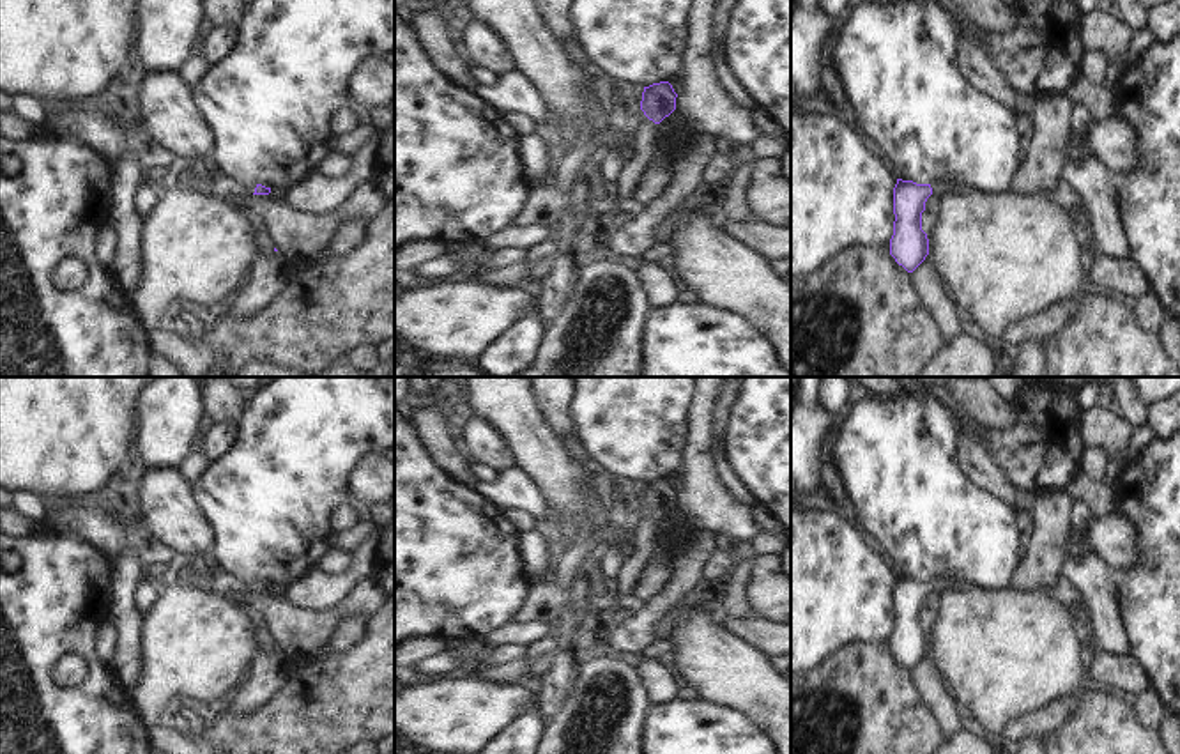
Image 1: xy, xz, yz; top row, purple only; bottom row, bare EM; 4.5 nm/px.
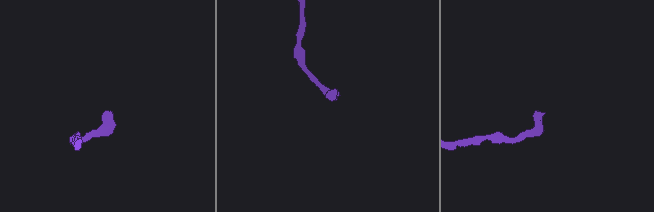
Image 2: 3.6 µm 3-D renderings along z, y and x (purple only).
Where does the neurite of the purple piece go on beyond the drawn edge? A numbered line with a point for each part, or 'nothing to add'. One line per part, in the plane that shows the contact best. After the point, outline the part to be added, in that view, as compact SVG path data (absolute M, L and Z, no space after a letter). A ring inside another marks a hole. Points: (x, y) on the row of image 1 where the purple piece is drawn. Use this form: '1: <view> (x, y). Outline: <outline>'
1: xz (646, 135). Outline: M653 120L640 122L632 142L633 156L624 163L612 189L612 200L619 207L633 207L633 195L640 177L655 159L655 142L658 138L658 124Z

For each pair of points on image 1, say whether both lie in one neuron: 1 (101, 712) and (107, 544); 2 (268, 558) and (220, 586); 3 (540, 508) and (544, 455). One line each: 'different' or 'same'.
1: different
2: different
3: different

